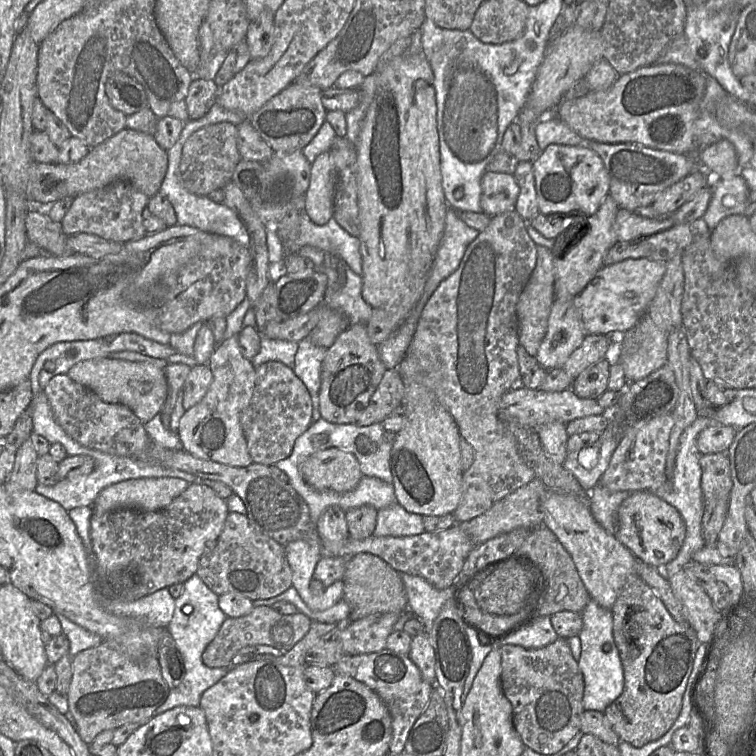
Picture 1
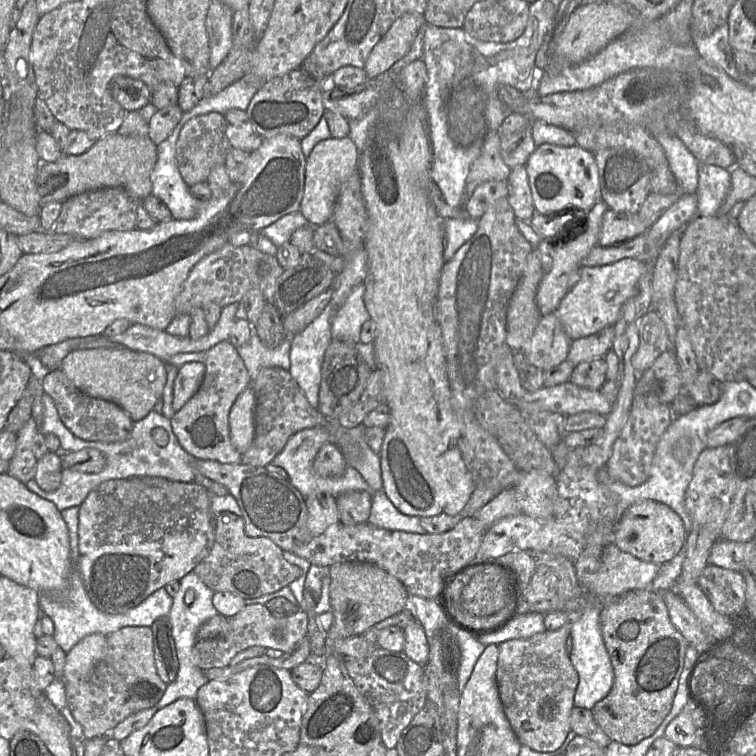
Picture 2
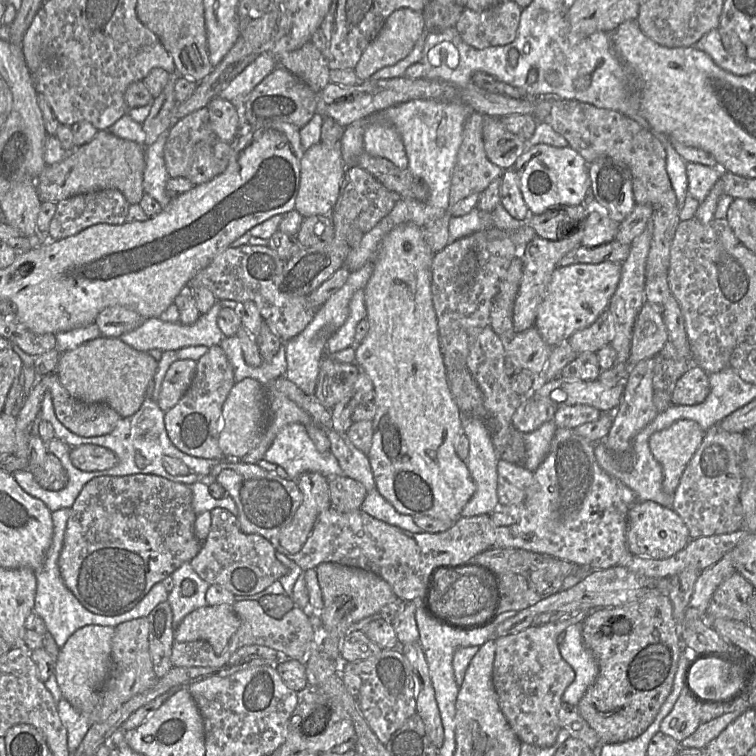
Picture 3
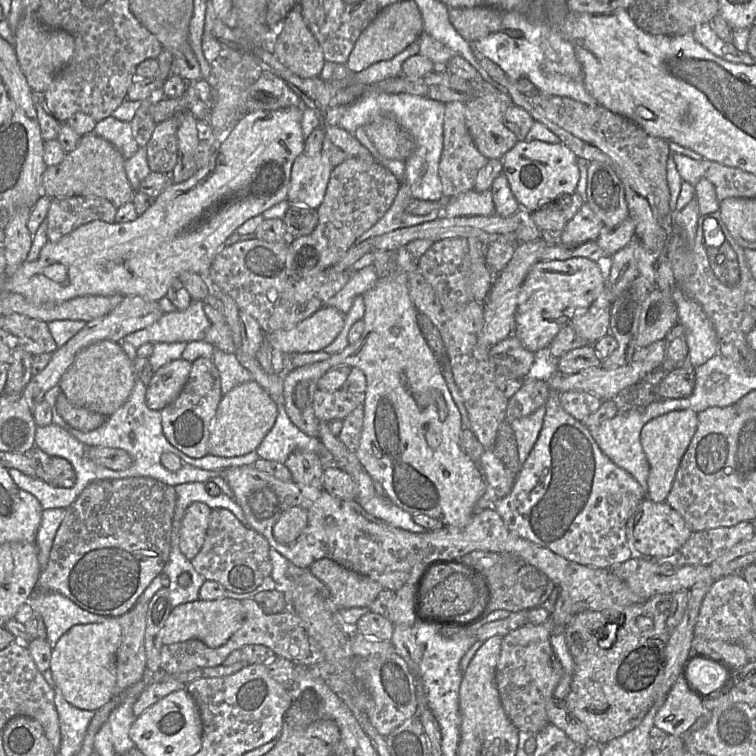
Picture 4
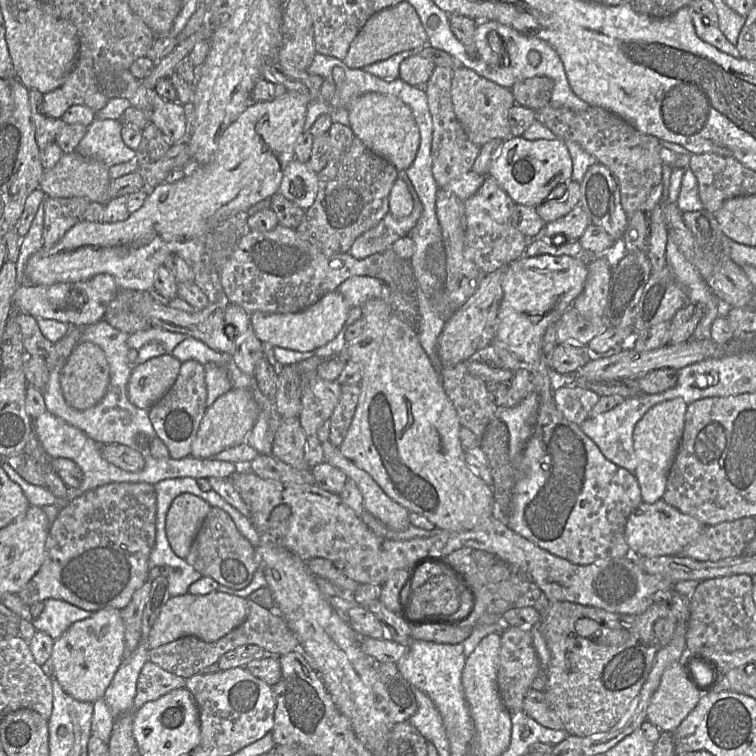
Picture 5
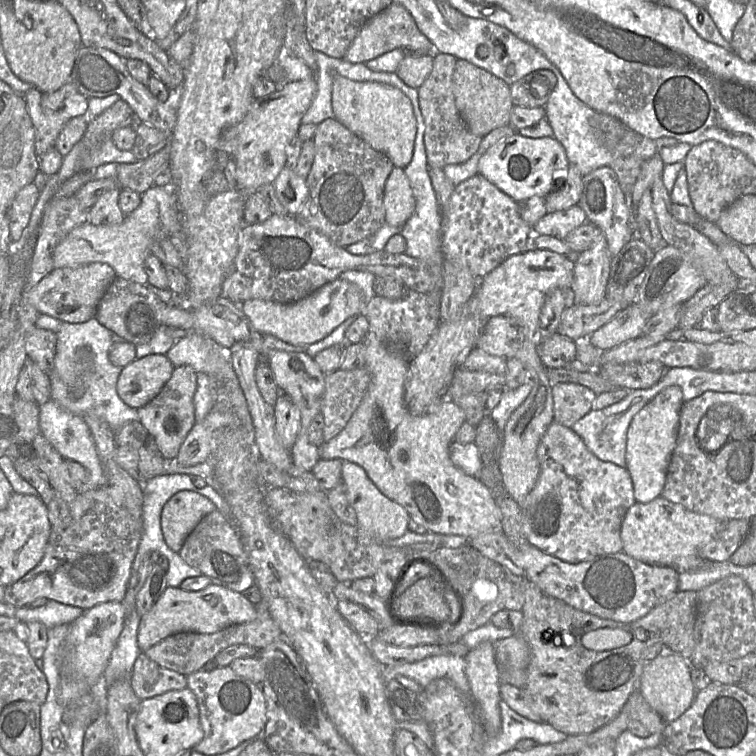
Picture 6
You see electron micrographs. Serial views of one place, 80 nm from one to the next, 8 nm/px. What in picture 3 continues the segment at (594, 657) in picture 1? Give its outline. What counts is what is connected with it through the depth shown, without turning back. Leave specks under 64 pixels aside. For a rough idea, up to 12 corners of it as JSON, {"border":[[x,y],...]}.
{"border":[[582,623],[558,636],[562,658],[575,672],[562,699],[577,706],[598,677]]}

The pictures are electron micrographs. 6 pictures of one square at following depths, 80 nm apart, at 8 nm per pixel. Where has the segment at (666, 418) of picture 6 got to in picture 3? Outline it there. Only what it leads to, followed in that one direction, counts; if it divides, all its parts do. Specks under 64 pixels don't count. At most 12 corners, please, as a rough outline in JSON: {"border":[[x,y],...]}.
{"border":[[692,420],[650,436],[665,493],[674,493],[702,438]]}

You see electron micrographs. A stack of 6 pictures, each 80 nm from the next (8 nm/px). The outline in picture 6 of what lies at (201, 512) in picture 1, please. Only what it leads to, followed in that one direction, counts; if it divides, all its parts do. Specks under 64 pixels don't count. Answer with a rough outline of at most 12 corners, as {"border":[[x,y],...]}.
{"border":[[79,493],[41,561],[5,587],[88,610],[123,601],[142,512]]}

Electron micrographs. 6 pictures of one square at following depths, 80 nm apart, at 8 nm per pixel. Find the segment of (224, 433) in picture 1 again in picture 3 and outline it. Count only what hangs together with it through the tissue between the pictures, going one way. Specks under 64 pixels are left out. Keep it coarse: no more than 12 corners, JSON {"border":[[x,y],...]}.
{"border":[[218,345],[198,361],[190,387],[164,414],[171,443],[225,461],[222,408],[236,384]]}

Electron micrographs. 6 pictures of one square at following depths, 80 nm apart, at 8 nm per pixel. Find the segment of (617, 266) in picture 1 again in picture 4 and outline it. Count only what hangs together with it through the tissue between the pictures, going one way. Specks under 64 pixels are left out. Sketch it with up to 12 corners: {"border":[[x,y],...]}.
{"border":[[611,257],[540,260],[513,335],[535,354],[605,289]]}

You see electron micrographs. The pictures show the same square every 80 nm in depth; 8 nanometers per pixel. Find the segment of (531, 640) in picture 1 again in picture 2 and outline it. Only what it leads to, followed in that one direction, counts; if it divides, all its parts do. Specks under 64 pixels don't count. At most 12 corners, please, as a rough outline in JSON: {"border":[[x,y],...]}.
{"border":[[517,613],[502,630],[477,637],[499,645],[530,638],[547,630],[545,615]]}

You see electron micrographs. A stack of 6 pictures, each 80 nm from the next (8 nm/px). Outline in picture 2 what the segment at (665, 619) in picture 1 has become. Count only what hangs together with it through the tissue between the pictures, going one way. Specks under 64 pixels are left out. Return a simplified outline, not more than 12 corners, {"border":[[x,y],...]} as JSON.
{"border":[[661,594],[601,608],[614,671],[591,710],[636,745],[671,711],[689,643]]}

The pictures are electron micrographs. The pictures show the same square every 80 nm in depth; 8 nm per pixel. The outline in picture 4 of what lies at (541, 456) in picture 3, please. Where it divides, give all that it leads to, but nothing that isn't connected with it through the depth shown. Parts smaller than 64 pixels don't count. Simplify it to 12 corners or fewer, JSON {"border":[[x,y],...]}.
{"border":[[545,409],[509,423],[517,461],[526,461],[539,437]]}

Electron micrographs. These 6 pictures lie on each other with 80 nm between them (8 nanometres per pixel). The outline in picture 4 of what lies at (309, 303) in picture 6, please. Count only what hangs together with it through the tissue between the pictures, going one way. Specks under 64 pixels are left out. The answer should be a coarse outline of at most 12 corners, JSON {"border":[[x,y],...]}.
{"border":[[325,305],[289,330],[265,333],[274,350],[322,351],[346,315]]}

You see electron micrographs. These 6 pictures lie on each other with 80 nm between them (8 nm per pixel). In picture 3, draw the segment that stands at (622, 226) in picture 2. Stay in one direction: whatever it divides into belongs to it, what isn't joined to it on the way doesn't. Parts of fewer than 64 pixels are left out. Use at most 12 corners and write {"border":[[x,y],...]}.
{"border":[[588,193],[582,245],[615,241],[620,222]]}

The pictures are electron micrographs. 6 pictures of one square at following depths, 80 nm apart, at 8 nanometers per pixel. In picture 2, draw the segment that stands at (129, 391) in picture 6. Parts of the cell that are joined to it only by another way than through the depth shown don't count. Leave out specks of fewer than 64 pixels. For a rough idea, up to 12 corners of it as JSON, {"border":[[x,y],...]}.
{"border":[[204,363],[178,368],[173,410],[180,410],[199,389]]}

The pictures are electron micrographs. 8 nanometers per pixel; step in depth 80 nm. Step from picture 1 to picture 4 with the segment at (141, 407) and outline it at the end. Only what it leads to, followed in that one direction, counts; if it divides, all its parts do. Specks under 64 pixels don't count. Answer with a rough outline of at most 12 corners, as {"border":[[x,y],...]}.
{"border":[[120,342],[81,349],[58,383],[75,406],[110,416],[148,358]]}

